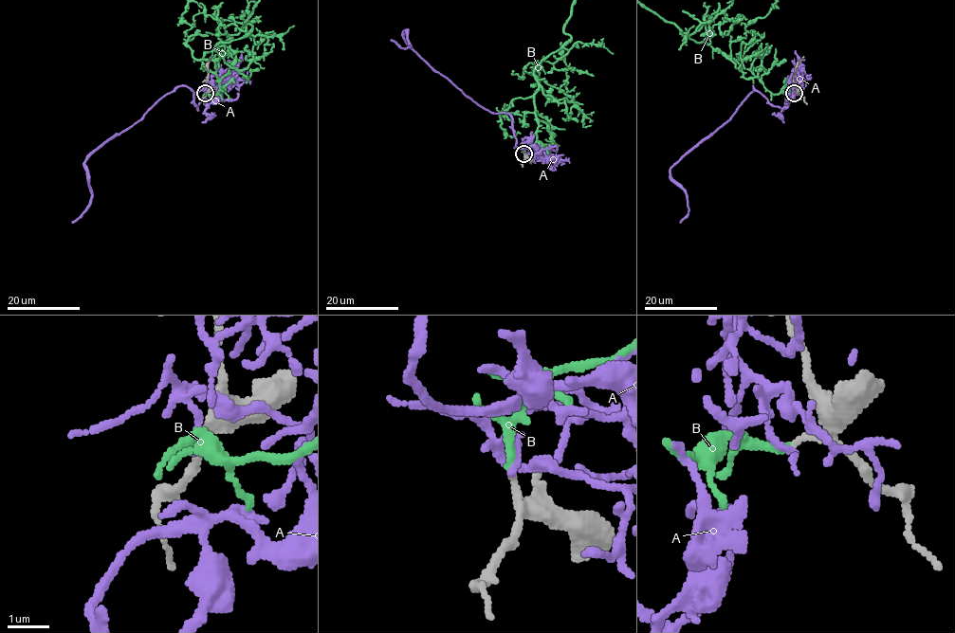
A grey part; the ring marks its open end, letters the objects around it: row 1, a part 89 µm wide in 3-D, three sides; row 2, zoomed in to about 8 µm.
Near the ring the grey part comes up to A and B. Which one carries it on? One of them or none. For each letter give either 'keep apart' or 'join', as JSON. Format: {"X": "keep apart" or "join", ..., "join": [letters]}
{"A": "keep apart", "B": "join", "join": ["B"]}

